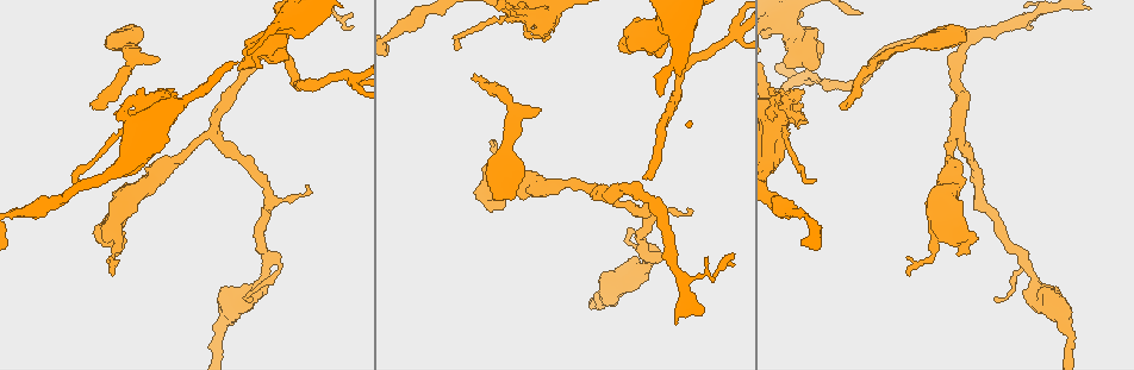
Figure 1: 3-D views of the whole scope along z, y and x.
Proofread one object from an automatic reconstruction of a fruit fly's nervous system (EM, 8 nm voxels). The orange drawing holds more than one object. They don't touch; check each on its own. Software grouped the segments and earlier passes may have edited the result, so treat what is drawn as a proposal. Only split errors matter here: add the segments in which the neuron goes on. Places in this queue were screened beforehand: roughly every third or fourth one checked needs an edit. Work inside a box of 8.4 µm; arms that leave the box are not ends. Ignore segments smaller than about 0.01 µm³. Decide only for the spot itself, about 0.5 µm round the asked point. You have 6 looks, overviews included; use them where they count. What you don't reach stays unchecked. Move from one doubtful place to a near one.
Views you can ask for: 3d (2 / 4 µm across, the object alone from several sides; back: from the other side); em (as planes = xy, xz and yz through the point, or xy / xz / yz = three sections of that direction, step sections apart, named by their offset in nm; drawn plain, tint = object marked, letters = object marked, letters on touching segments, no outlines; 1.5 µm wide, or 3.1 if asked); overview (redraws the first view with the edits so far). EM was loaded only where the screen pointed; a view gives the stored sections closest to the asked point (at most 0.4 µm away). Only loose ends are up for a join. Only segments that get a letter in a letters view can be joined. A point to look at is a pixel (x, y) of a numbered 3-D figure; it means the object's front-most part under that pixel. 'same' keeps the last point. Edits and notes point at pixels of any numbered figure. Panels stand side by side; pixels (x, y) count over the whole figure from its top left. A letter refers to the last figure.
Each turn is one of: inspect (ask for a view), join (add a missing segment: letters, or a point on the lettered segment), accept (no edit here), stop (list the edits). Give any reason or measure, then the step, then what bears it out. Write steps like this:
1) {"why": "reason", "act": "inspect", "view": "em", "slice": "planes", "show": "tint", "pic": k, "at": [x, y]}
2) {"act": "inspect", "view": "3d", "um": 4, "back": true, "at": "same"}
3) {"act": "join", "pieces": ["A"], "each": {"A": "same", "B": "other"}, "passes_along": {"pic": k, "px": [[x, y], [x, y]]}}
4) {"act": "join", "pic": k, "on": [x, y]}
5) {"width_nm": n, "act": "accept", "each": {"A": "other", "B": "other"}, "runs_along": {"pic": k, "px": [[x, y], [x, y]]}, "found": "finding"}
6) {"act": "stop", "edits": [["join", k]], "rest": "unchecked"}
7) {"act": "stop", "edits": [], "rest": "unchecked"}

{"why": "tapers out", "act": "inspect", "view": "em", "slice": "xz", "step": 8, "show": "letters", "pic": 1, "at": [803, 120]}

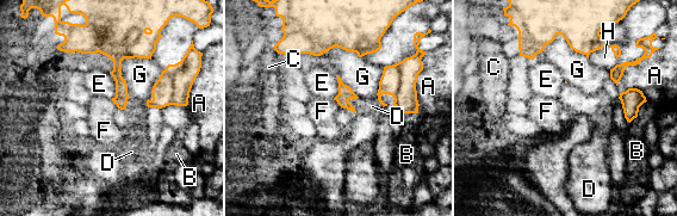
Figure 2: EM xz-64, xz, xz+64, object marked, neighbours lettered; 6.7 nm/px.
{"act": "accept", "each": {"A": "other", "B": "other", "C": "other", "D": "other", "E": "other", "F": "other", "G": "other", "H": "other"}, "border": {"pic": 2, "px": [[349, 98], [348, 102], [356, 111]]}, "found": "none of them fits"}

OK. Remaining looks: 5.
{"why": "stops while still wide", "act": "inspect", "view": "em", "slice": "planes", "show": "letters", "pic": 1, "at": [962, 30]}

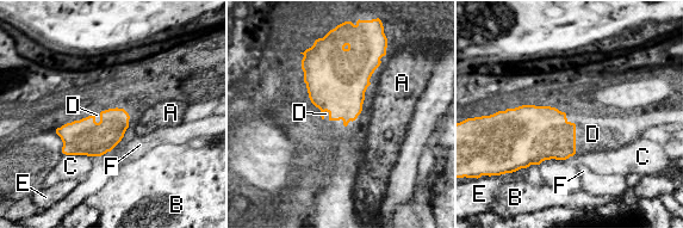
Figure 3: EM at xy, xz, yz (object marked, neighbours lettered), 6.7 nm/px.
{"act": "join", "pic": 3, "on": [593, 134], "each": {"A": "other", "B": "other", "C": "other", "D": "same", "E": "other", "F": "other"}, "passes_along": {"pic": 3, "px": [[538, 133], [575, 133], [593, 134]]}, "found": "the neuron continues"}

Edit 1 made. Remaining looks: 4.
{"act": "inspect", "view": "overview"}

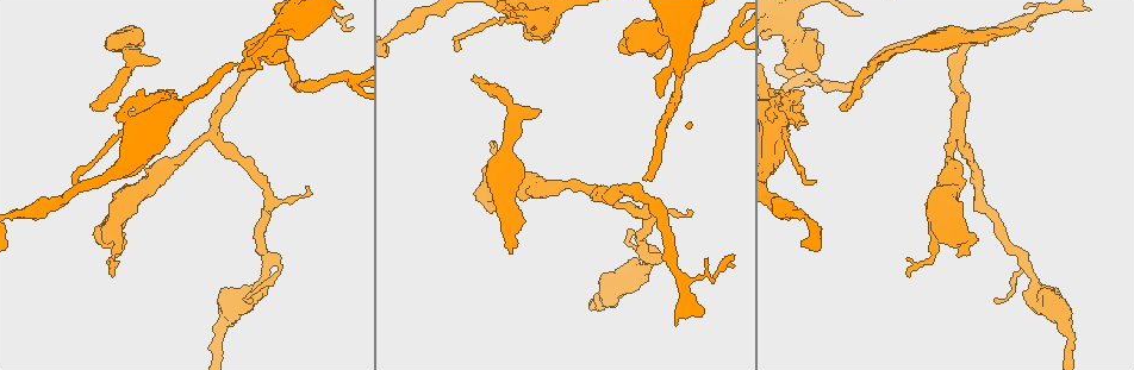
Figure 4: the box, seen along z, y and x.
{"act": "inspect", "view": "em", "um": 3.1, "slice": "planes", "show": "letters", "pic": 4, "at": [538, 112]}

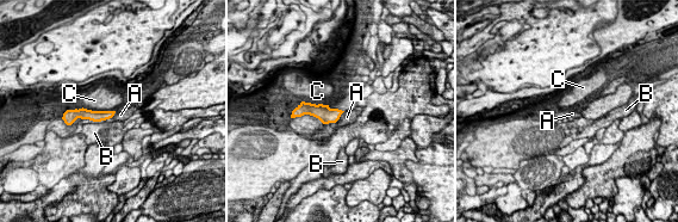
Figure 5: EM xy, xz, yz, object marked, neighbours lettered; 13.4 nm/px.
{"longest_contact_nm": ["C", 460], "act": "accept", "each": {"A": "other", "B": "other", "C": "other"}, "found": "no lettered segment goes on from it"}

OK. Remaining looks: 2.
{"act": "stop", "edits": [["join", 3]], "rest": "unchecked"}

